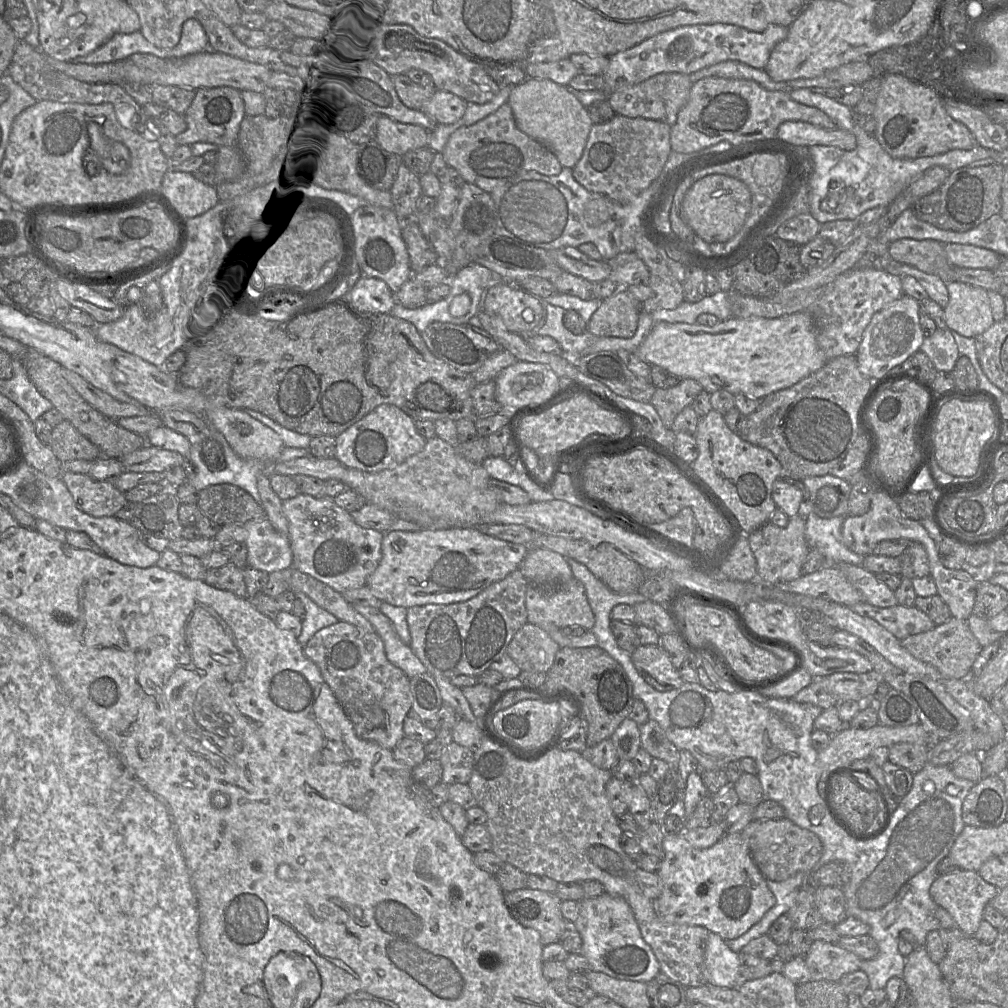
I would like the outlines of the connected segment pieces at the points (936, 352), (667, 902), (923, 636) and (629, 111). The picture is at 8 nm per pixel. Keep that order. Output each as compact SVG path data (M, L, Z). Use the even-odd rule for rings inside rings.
M949 328L939 329L925 337L920 347L938 372L951 372L960 356L958 346Z
M741 832L724 834L718 842L704 849L693 847L683 834L666 834L662 846L664 857L657 872L660 895L652 900L654 910L662 921L705 927L722 939L730 940L747 932L775 905L776 898L768 888L766 878L754 863Z
M951 617L943 624L935 625L927 632L908 636L901 645L915 658L934 666L946 679L965 680L971 675L972 666L982 650L966 620Z
M661 73L638 84L620 87L610 93L607 99L616 114L661 121L672 126L676 123L679 111L689 99L692 85L690 75Z

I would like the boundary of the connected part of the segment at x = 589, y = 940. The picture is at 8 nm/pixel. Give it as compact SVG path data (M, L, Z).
M604 892L598 897L580 900L579 915L574 924L582 938L581 954L589 961L592 971L644 983L660 973L659 962L643 939L633 911L623 898Z

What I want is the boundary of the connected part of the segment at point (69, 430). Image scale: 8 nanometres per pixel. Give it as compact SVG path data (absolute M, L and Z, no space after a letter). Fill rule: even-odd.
M68 420L53 428L51 450L61 462L77 459L95 461L101 457L100 449Z

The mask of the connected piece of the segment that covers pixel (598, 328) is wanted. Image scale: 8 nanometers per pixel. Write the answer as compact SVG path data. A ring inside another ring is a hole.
M626 288L601 300L598 309L587 323L587 330L599 337L632 337L637 329L641 302Z

